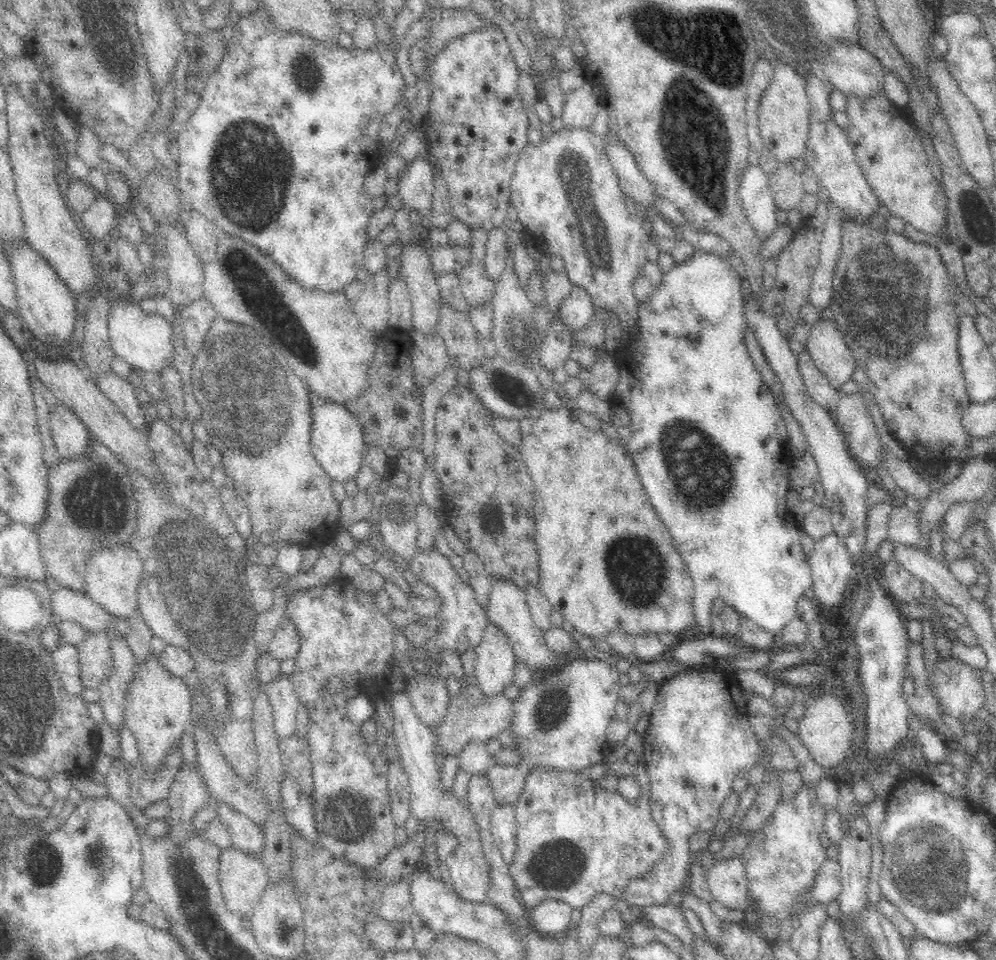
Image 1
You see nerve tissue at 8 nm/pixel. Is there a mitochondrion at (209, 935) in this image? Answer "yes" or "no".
yes

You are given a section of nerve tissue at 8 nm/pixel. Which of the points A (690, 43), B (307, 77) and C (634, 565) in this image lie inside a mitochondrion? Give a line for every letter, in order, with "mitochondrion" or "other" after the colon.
A: mitochondrion
B: mitochondrion
C: mitochondrion

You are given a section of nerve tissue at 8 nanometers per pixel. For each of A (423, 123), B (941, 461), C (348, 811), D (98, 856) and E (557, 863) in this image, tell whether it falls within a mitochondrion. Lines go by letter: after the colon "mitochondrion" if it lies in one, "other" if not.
A: other
B: other
C: mitochondrion
D: mitochondrion
E: mitochondrion

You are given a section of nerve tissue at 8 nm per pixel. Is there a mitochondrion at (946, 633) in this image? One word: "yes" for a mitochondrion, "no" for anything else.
no

